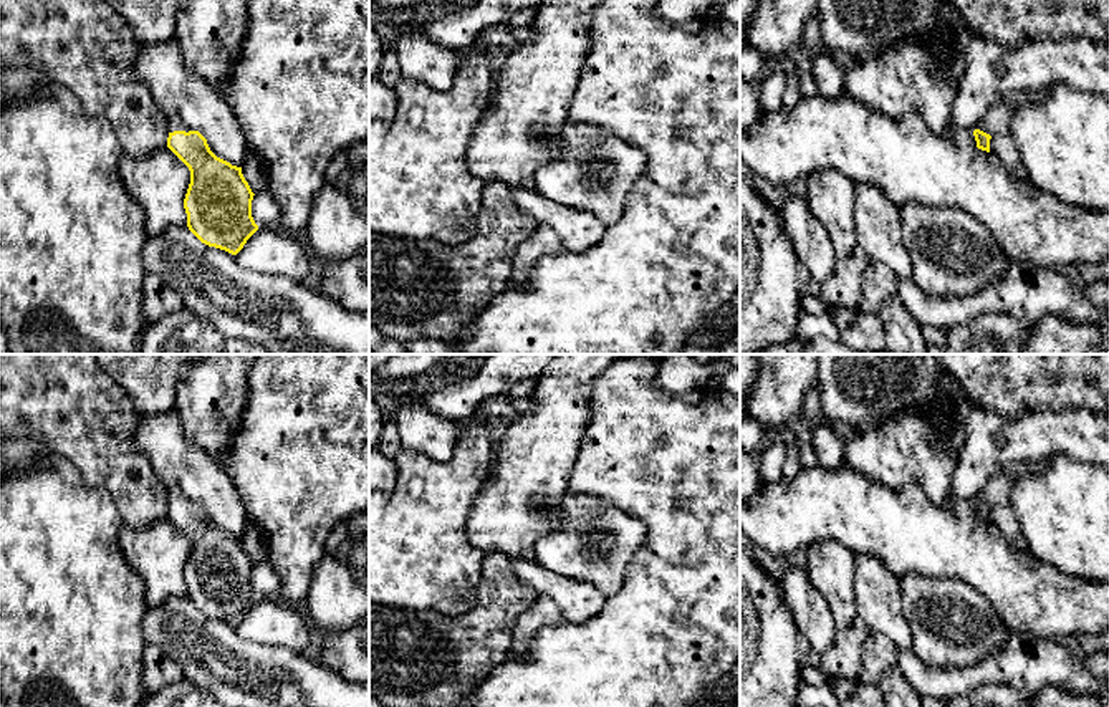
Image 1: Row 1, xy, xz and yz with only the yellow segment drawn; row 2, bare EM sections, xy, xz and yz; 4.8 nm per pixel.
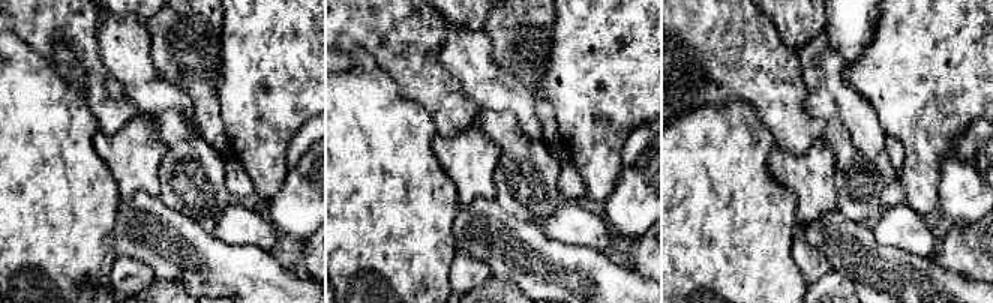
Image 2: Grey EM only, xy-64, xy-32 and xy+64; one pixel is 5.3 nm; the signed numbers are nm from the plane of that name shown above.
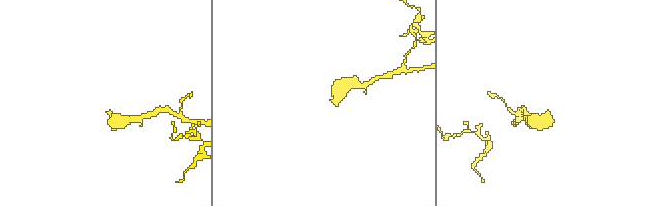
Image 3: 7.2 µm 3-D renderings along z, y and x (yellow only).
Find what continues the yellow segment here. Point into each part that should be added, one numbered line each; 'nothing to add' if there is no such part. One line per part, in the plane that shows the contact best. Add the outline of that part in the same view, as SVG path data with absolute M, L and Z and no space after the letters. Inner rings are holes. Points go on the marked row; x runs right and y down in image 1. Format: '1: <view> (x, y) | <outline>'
1: xy (174, 123) | M166 116L166 119L167 119L167 131L169 132L174 132L174 131L189 132L185 123L179 116Z

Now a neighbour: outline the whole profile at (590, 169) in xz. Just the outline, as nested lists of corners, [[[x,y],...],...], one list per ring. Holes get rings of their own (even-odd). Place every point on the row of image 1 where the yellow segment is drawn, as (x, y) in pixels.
[[[571,119],[554,139],[545,142],[550,146],[551,162],[536,172],[535,190],[548,200],[591,212],[604,225],[619,222],[626,199],[646,172],[646,152],[593,124]]]

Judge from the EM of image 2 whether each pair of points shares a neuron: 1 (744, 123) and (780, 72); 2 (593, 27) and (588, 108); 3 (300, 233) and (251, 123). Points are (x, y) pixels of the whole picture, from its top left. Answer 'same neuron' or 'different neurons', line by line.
1: different neurons
2: same neuron
3: different neurons

